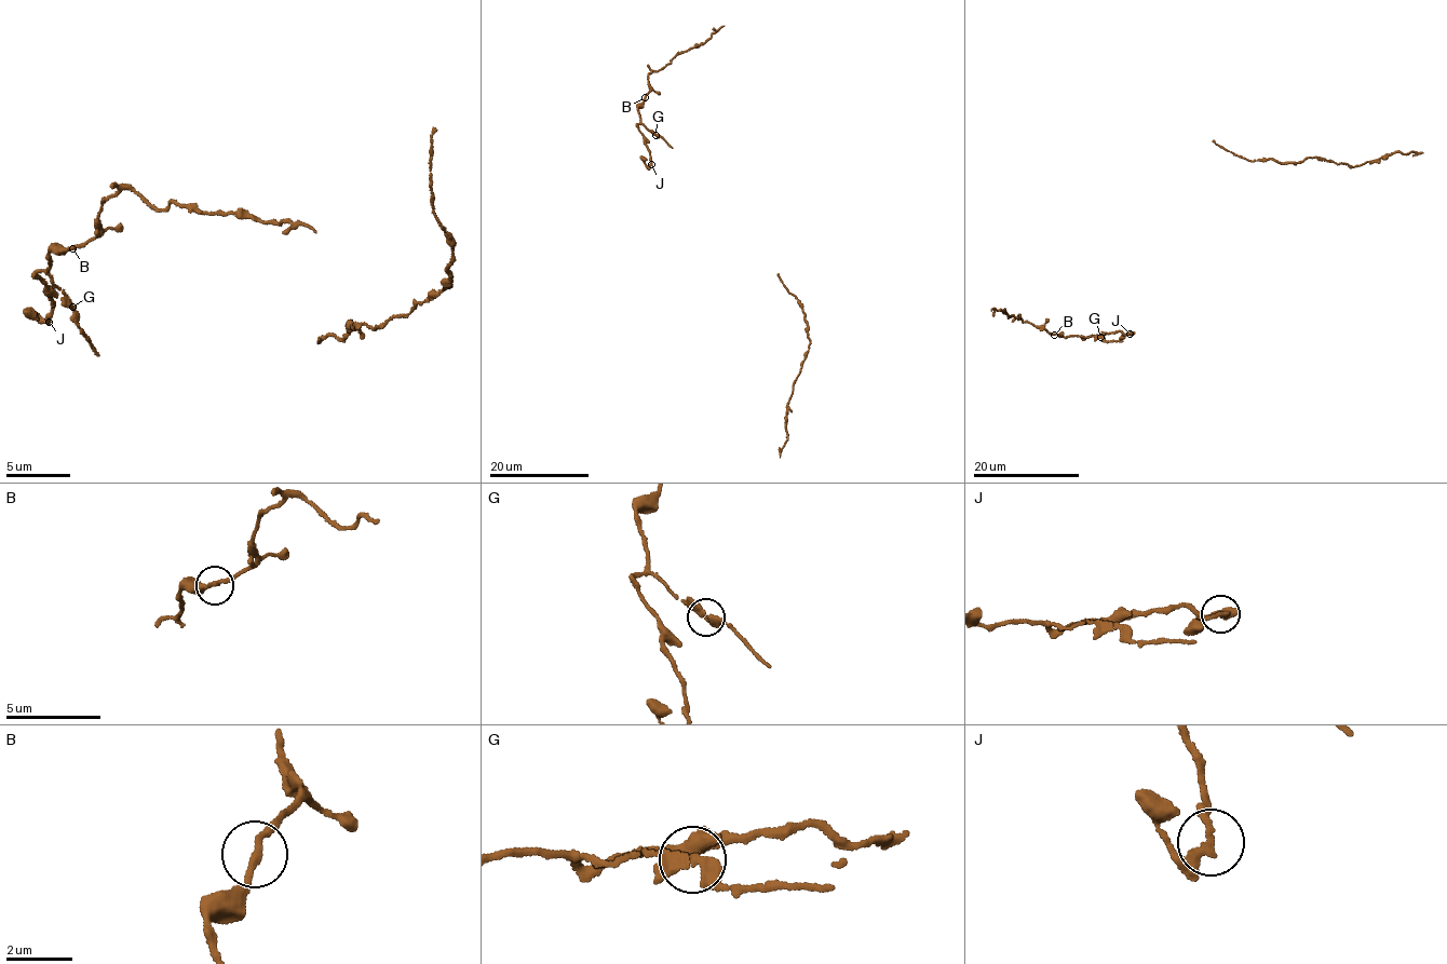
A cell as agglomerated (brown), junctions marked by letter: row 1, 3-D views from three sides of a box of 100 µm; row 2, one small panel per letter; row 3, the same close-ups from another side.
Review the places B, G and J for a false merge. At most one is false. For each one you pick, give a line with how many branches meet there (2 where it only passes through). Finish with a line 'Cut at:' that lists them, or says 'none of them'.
Cut at: none of them

